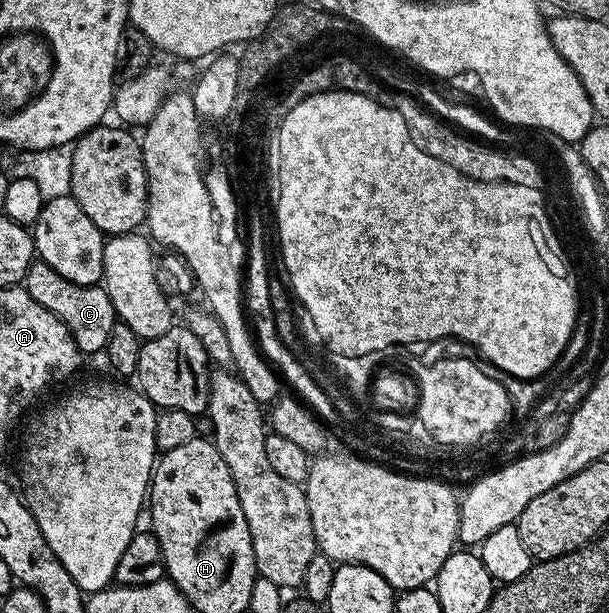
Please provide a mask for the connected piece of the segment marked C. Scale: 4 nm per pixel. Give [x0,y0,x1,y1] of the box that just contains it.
[21,260,117,355]

